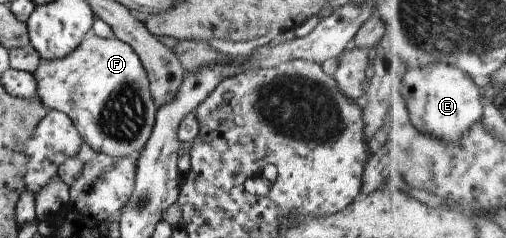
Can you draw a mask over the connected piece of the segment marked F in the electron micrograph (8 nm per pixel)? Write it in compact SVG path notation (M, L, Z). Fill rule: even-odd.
M89 31L70 54L54 60L40 59L31 75L36 83L34 95L41 105L65 114L82 142L95 153L104 153L112 158L131 156L140 151L150 136L157 105L150 96L146 71L137 54L117 38L100 38Z

